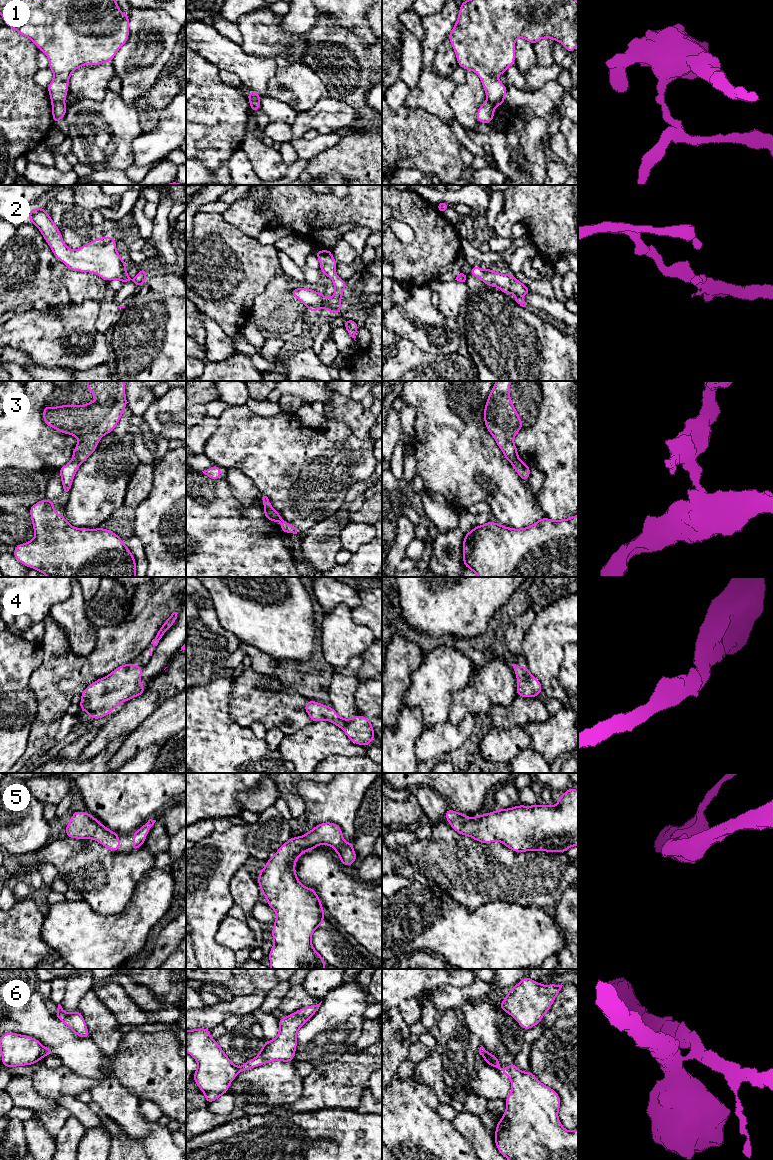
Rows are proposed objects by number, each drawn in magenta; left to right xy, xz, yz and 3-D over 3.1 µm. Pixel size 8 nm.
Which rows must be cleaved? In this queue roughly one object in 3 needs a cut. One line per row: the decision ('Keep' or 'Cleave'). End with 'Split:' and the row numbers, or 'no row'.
1: Cleave
2: Keep
3: Cleave
4: Keep
5: Keep
6: Keep
Split: 1, 3

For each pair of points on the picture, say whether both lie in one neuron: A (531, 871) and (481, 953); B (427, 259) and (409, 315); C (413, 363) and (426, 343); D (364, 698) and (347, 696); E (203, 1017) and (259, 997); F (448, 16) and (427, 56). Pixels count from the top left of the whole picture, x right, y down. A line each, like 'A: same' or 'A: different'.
A: different
B: different
C: different
D: different
E: same
F: same

